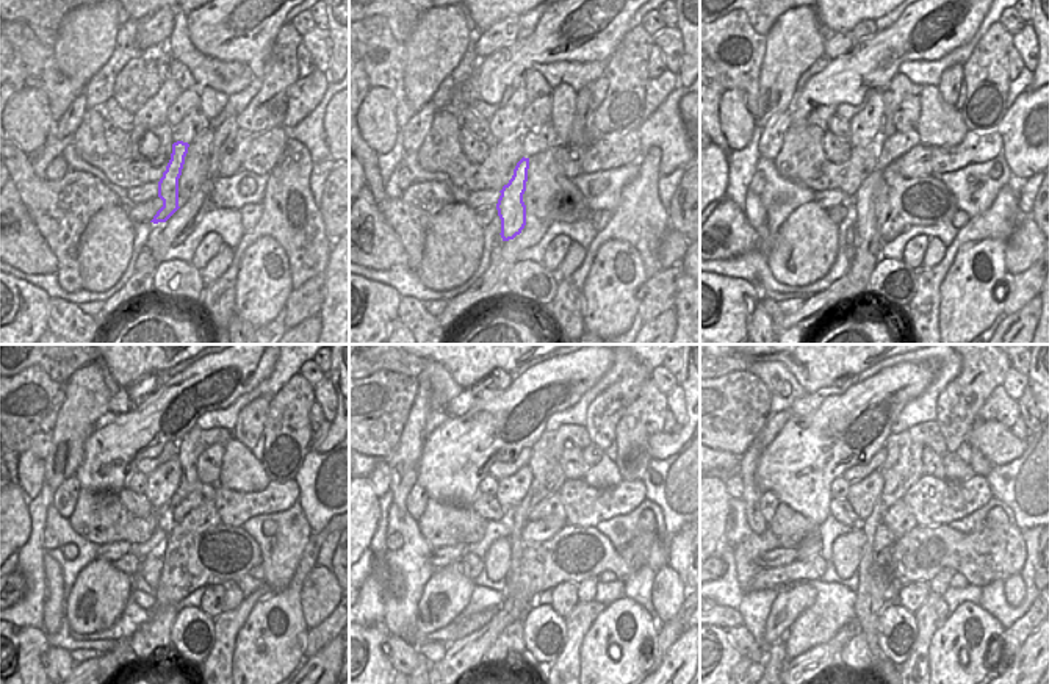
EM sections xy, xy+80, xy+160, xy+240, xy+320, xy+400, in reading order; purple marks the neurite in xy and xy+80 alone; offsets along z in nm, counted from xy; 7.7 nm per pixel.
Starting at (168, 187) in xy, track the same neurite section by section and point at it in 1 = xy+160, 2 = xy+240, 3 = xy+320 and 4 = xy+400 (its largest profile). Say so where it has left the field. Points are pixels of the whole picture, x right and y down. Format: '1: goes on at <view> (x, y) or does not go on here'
1: goes on at xy+160 (863, 201)
2: goes on at xy+240 (144, 647)
3: goes on at xy+320 (509, 650)
4: goes on at xy+400 (855, 656)

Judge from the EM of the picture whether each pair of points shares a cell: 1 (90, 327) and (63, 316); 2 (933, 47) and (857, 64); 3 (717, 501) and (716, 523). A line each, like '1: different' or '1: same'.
1: same
2: same
3: same

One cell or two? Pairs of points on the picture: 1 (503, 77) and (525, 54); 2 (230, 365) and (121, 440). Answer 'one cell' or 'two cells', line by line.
1: one cell
2: one cell

